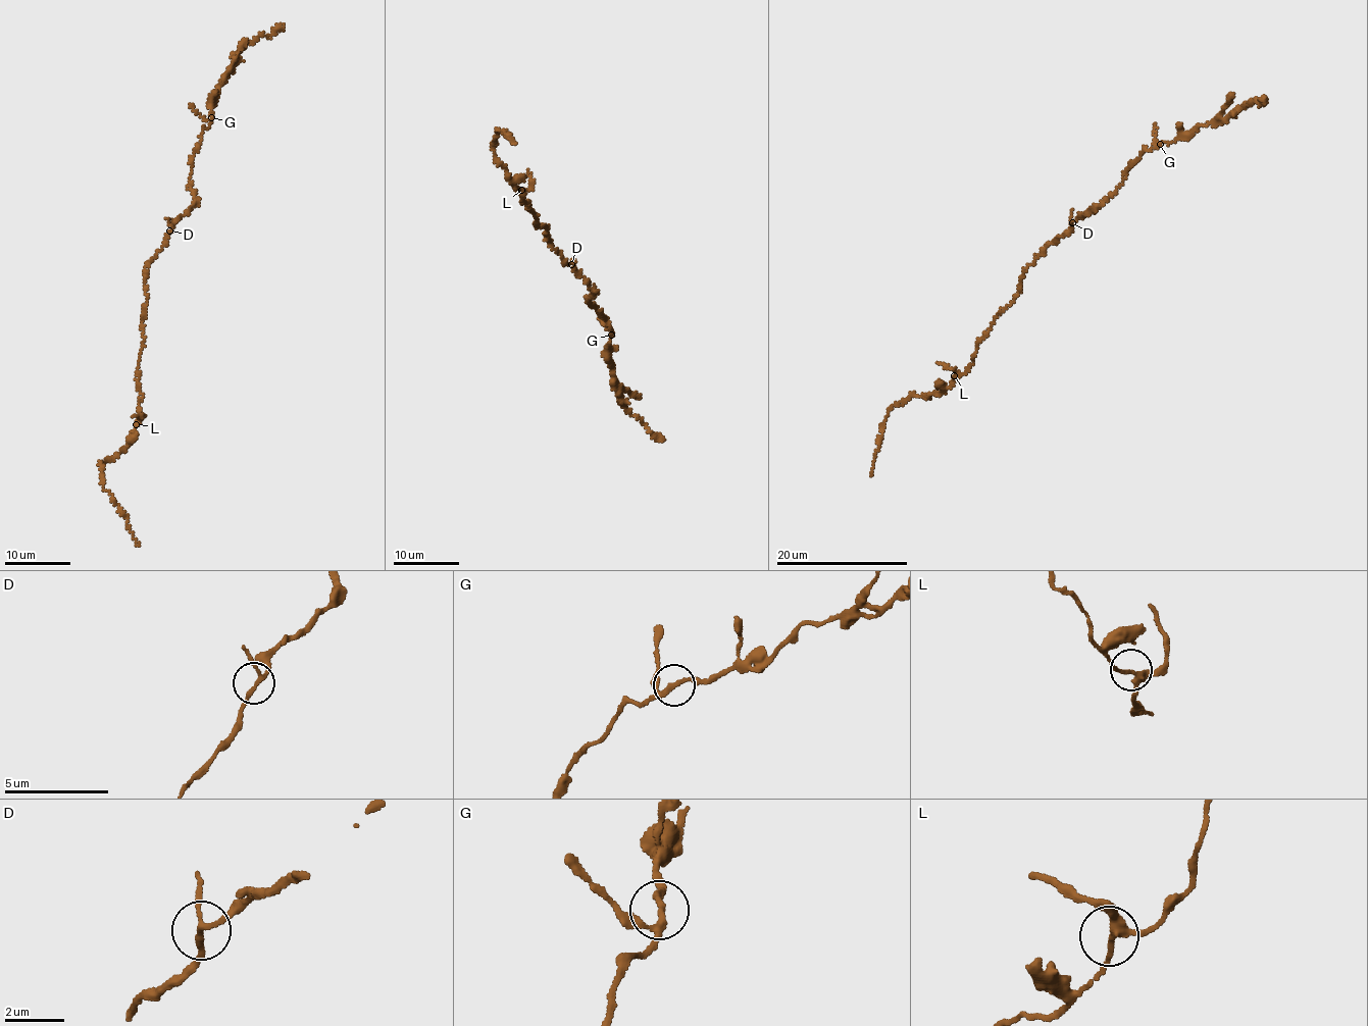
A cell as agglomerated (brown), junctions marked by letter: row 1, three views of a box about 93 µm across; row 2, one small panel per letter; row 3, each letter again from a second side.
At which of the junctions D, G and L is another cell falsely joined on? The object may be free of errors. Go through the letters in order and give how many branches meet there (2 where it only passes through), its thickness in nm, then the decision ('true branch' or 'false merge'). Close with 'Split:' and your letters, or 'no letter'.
D: 3 | 170 nm | true branch
G: 3 | 180 nm | true branch
L: 3 | 240 nm | true branch
Split: no letter

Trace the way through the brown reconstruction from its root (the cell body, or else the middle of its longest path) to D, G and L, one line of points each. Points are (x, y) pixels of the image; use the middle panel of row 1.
D: (551, 242), (552, 249), (565, 262), (571, 264)
G: (551, 242), (552, 249), (573, 265), (575, 273), (592, 289), (588, 301), (609, 321), (611, 336)
L: (551, 242), (544, 234), (546, 227), (537, 227), (538, 219), (527, 208), (527, 202), (522, 204), (521, 190)

